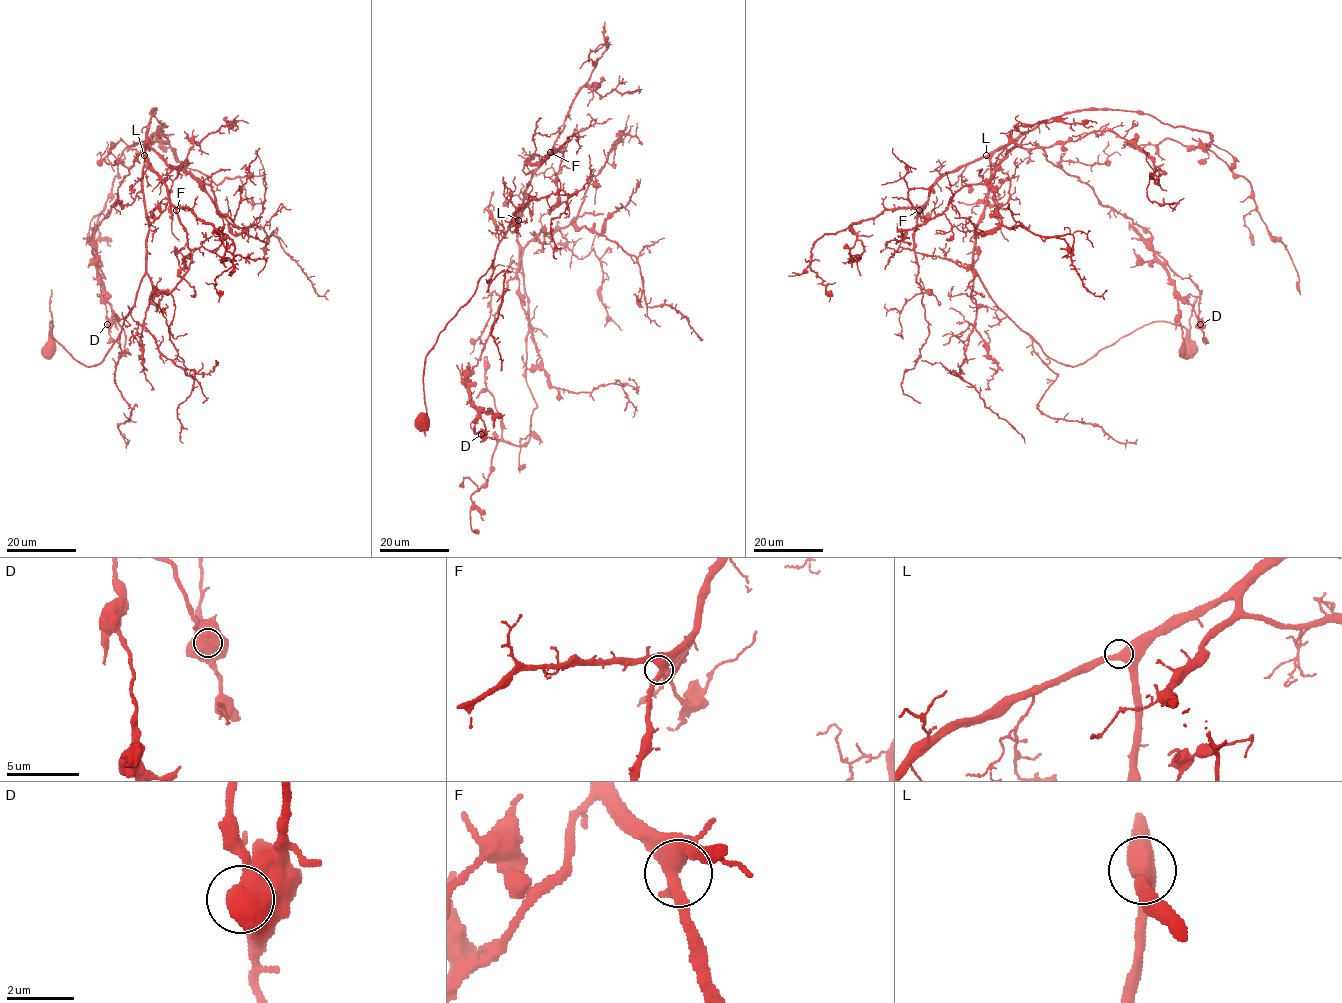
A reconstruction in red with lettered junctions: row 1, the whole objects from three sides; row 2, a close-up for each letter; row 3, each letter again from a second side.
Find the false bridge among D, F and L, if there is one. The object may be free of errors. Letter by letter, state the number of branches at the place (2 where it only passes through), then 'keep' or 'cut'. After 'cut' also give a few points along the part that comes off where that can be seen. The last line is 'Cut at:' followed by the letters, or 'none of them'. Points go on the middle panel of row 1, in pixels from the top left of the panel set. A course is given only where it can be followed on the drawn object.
D: branches 1; cut; course (481, 434), (485, 428), (480, 414), (470, 403), (468, 362)
F: branches 3; keep
L: branches 2; keep
Cut at: D

